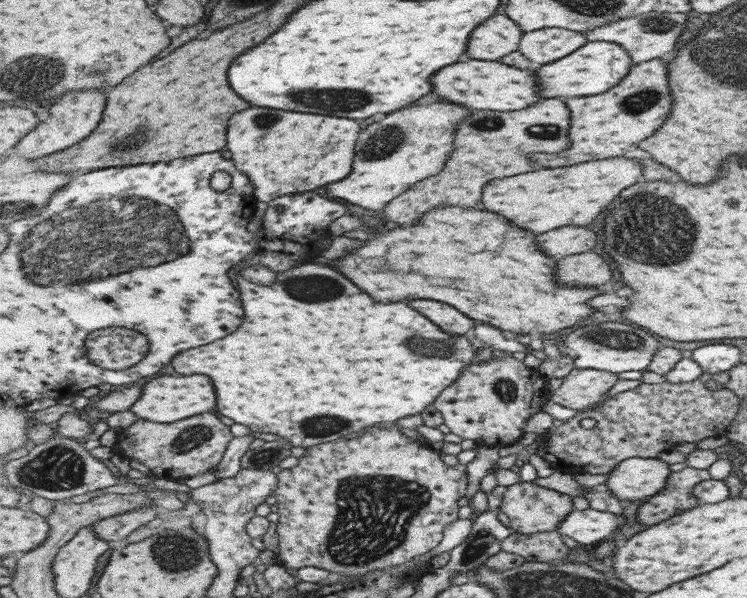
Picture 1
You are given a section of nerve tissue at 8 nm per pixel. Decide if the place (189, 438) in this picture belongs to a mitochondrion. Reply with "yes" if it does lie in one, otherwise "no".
yes

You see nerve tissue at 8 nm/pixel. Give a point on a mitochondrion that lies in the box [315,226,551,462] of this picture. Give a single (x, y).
(425, 349)

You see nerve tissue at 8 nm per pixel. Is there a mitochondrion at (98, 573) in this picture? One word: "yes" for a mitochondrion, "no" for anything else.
no

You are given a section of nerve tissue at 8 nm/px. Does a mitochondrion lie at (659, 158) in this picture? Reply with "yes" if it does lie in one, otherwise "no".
no

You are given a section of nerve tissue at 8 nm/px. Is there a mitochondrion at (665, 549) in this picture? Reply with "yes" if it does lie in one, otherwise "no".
no

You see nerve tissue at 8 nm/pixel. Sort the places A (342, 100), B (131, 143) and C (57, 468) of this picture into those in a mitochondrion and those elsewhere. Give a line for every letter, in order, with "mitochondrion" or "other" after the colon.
A: mitochondrion
B: mitochondrion
C: mitochondrion

